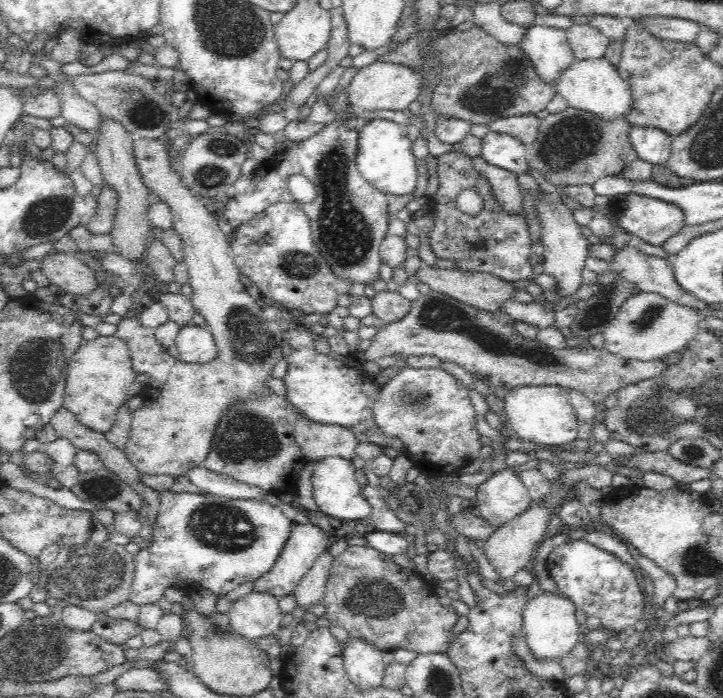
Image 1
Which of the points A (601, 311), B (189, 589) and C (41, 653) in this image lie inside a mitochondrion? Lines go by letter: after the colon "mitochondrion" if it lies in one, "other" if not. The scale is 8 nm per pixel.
A: mitochondrion
B: other
C: mitochondrion

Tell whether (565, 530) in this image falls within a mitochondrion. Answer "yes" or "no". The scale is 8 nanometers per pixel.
no

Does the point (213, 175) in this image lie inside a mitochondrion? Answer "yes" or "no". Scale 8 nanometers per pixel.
yes

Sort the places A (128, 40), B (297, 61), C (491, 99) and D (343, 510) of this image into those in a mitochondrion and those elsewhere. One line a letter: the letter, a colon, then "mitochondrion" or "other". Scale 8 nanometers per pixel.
A: other
B: other
C: mitochondrion
D: other

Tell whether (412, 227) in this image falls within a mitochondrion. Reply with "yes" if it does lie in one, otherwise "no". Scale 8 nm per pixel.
no

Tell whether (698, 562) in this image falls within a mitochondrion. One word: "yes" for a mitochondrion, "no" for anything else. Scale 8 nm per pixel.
yes

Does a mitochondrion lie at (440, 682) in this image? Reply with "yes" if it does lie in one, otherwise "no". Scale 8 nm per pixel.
yes

